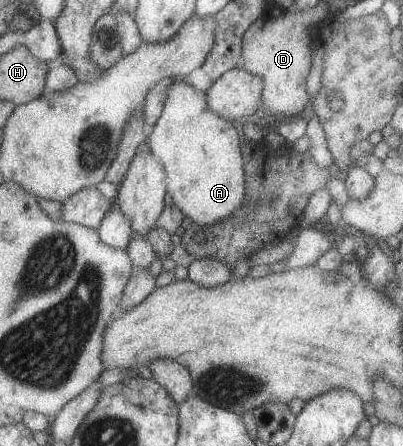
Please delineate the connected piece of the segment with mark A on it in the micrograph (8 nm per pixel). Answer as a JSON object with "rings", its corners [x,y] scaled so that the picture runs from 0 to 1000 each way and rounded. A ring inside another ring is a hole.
{"rings":[[[432,173],[432,186],[412,204],[412,226],[397,267],[362,309],[372,341],[402,365],[412,388],[414,433],[462,489],[496,509],[531,504],[576,482],[600,455],[608,437],[608,379],[600,323],[591,291],[576,274],[536,258],[516,240],[514,204],[491,204],[459,175]]]}

